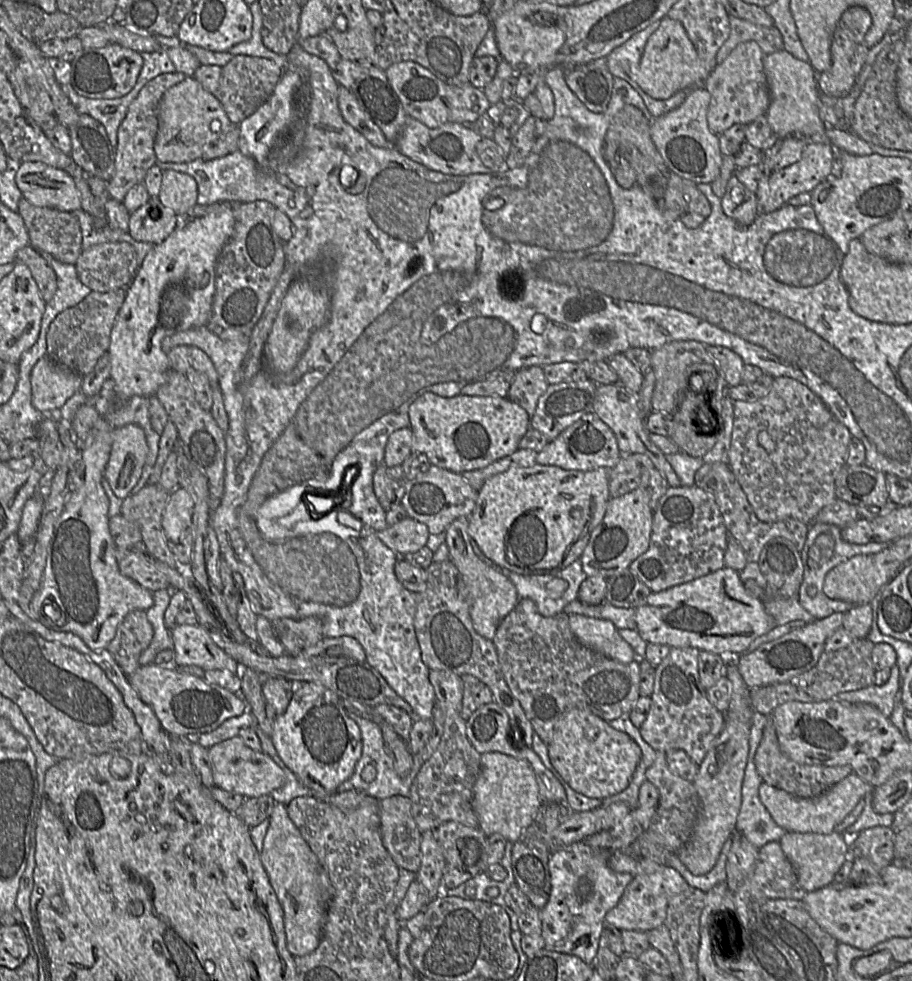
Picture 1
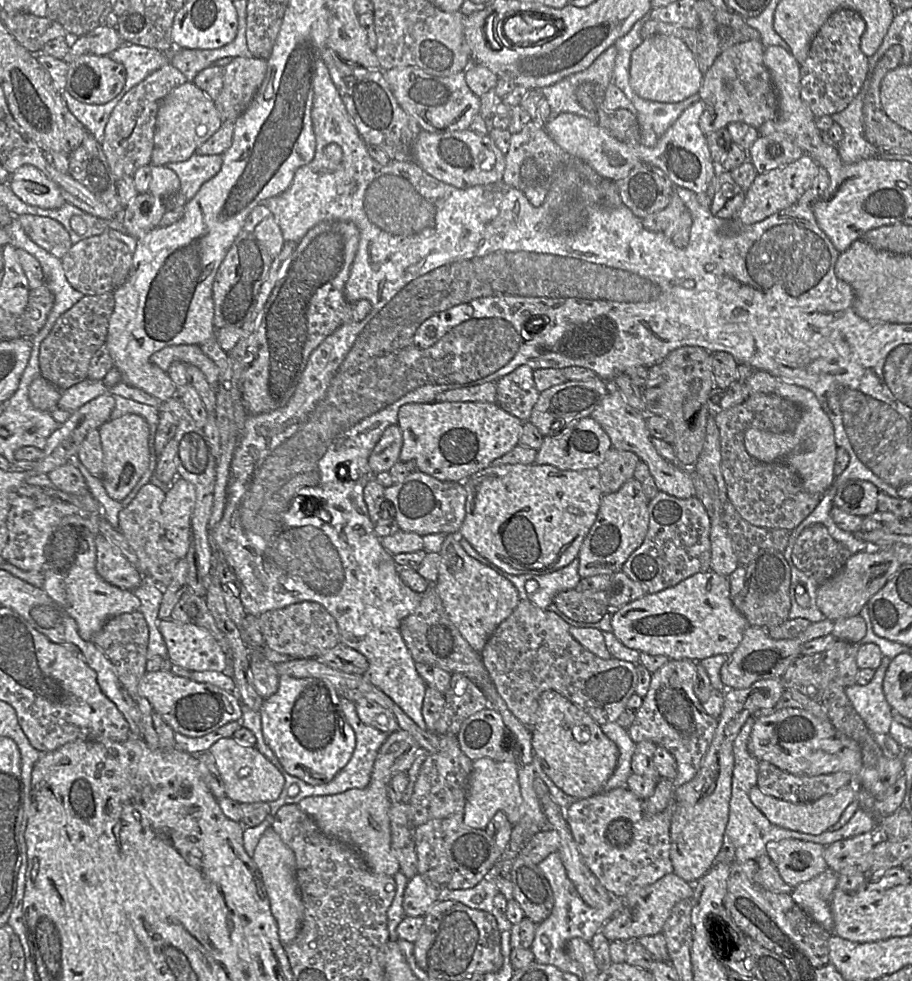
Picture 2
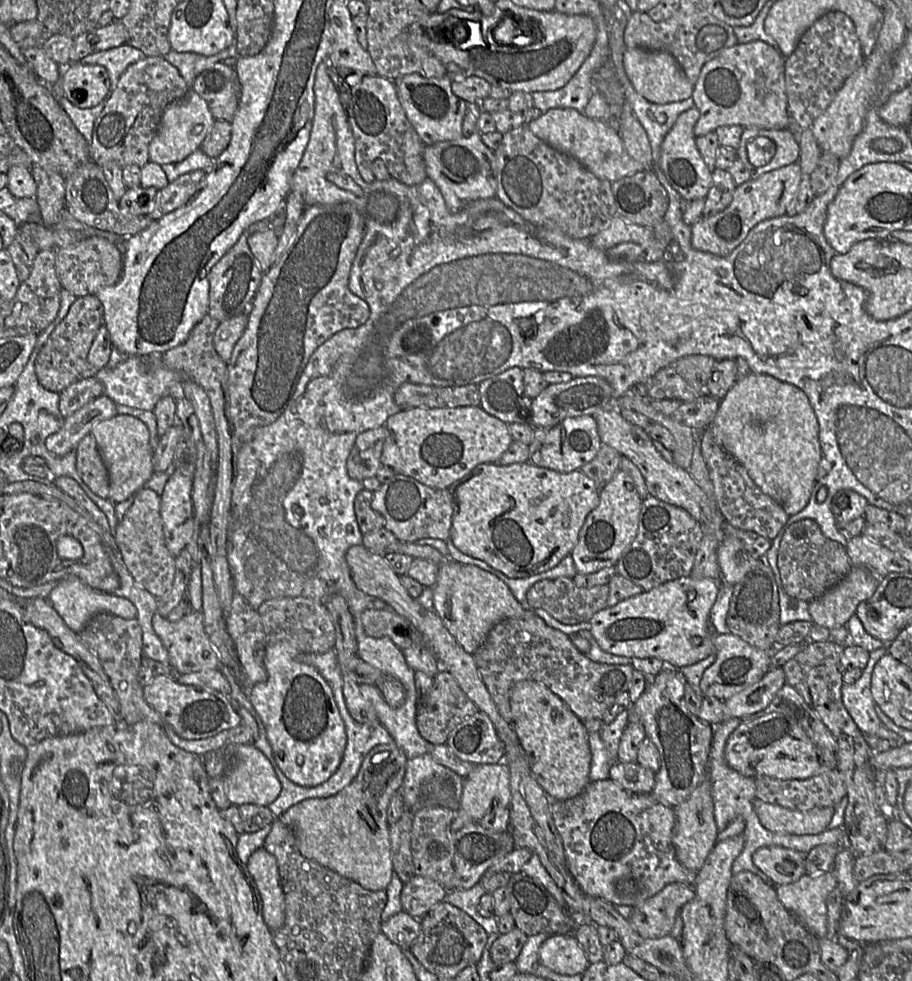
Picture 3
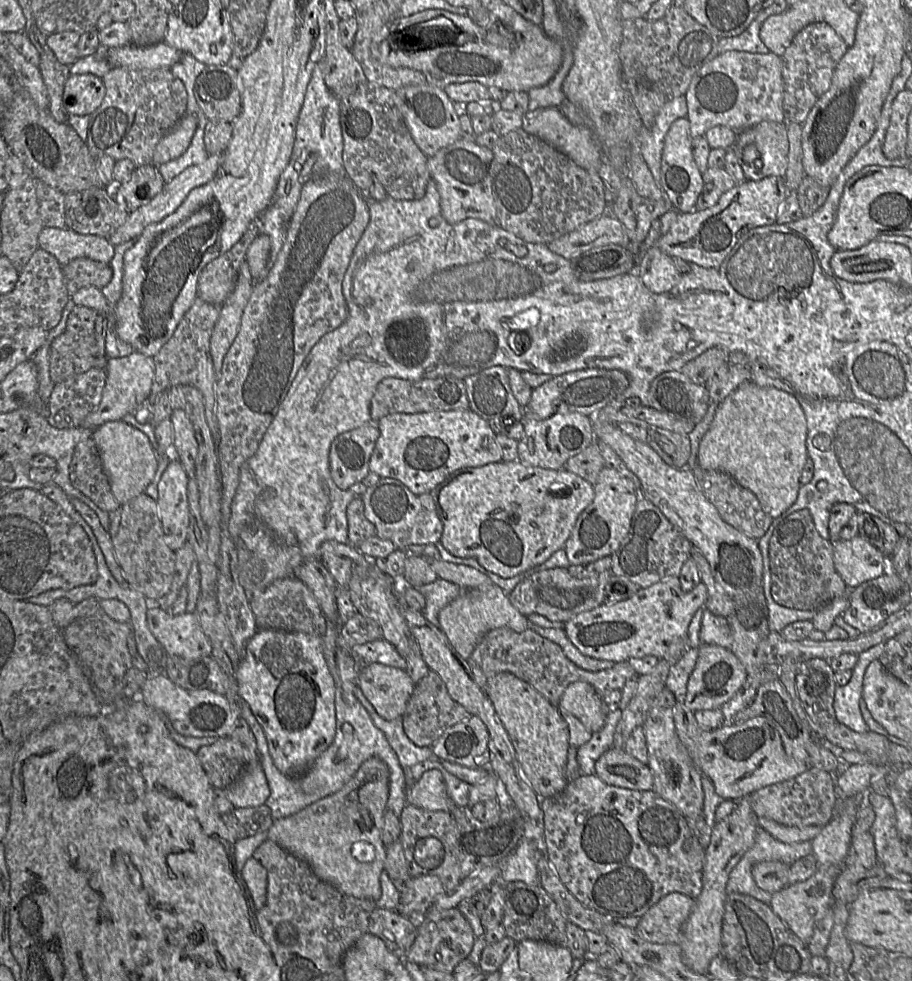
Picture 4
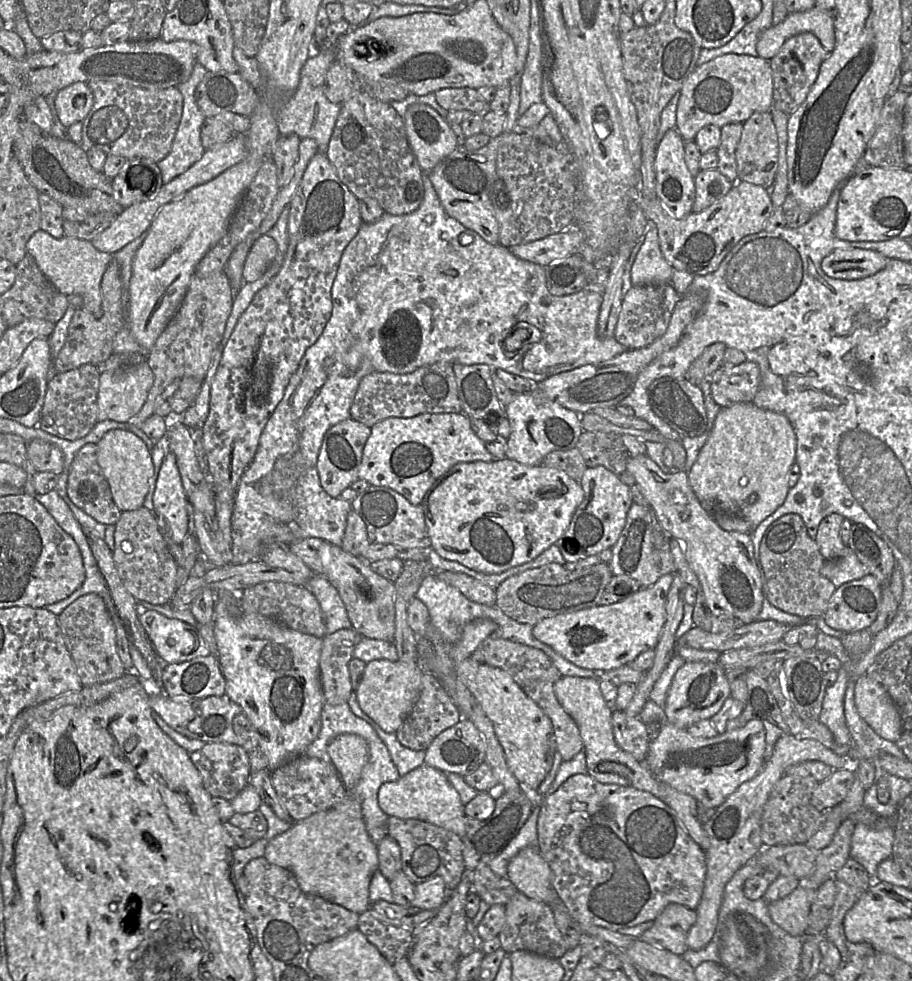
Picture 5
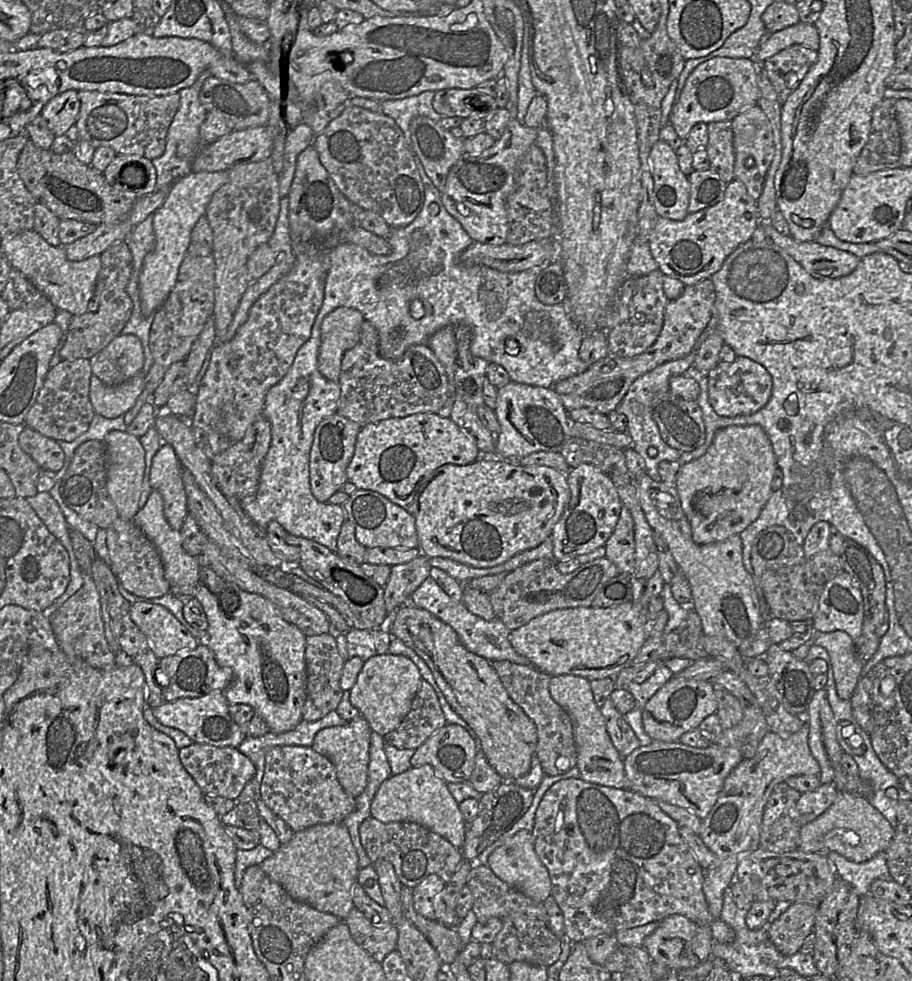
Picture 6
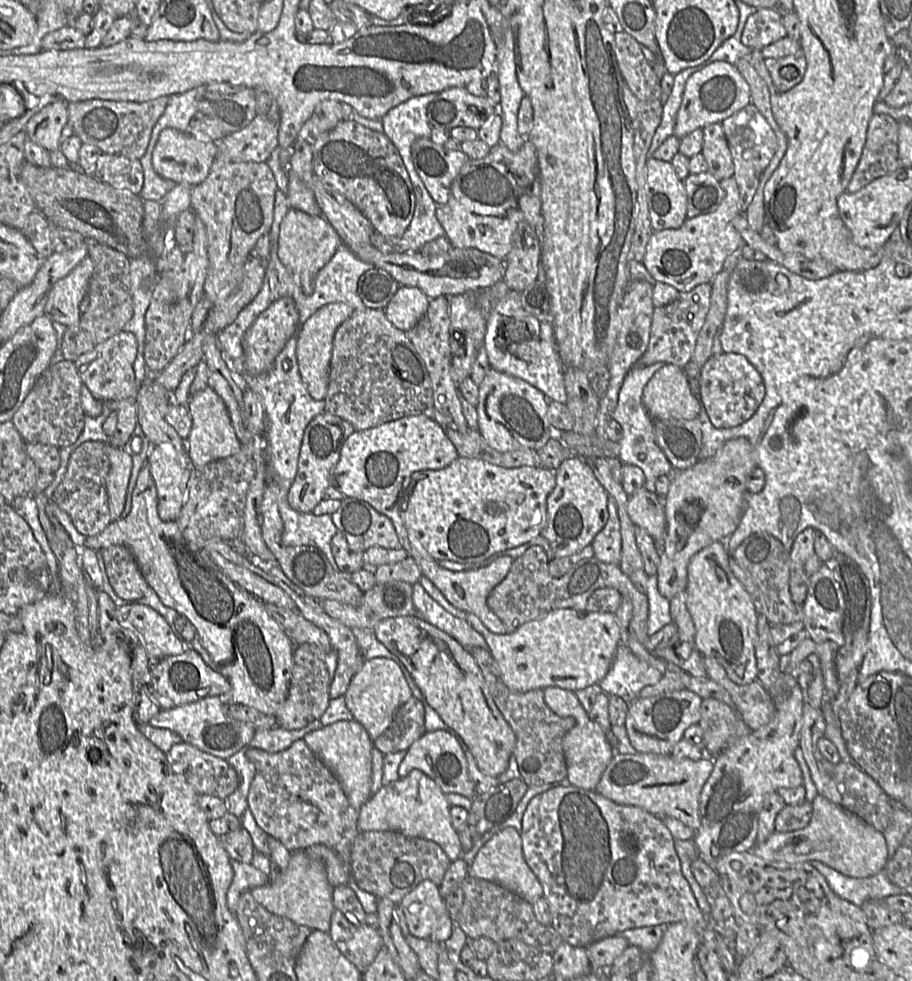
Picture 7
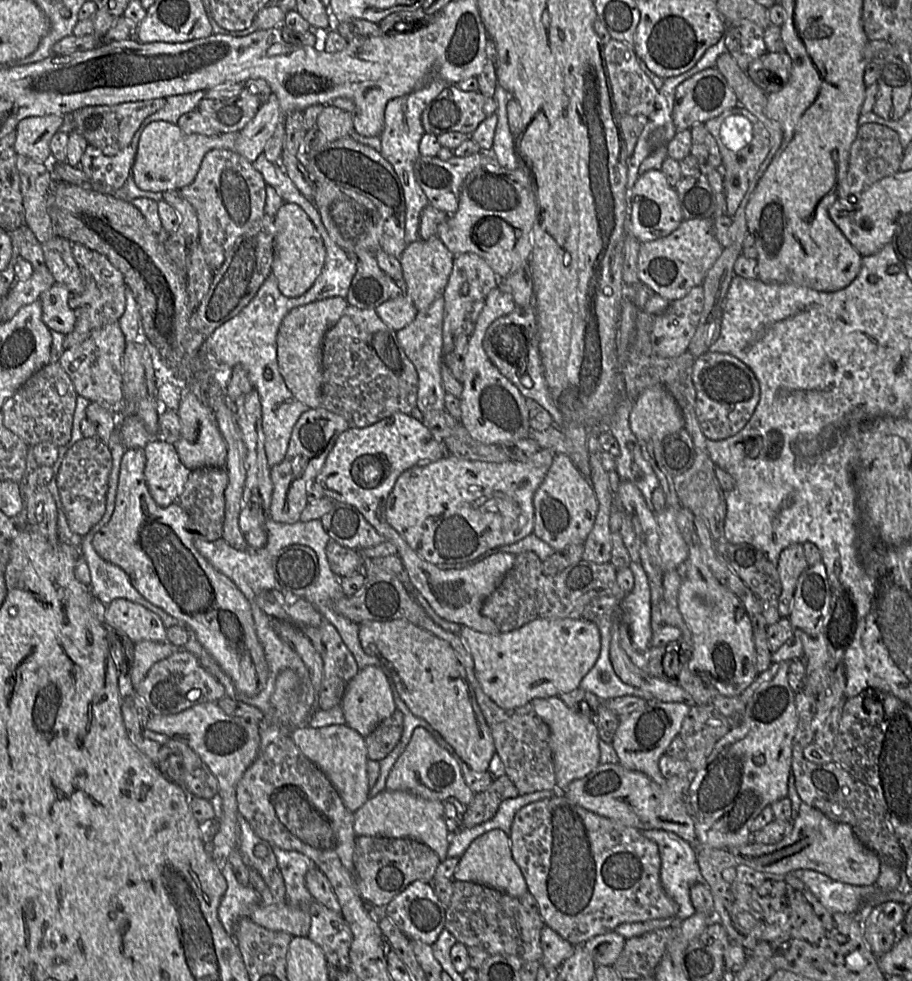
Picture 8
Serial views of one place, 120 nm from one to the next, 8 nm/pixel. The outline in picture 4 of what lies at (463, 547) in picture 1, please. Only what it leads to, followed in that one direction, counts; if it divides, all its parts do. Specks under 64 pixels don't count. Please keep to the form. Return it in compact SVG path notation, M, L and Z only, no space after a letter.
M496 584L464 591L442 608L438 614L439 627L455 651L467 660L482 638L491 630L507 627L517 633L529 629L529 620L510 602L509 596Z

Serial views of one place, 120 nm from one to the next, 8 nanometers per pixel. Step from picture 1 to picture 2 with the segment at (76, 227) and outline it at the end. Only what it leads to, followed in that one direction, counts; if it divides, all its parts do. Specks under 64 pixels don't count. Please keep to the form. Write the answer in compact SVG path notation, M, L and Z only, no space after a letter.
M23 214L17 219L26 235L35 244L60 260L73 245L64 226L52 218Z

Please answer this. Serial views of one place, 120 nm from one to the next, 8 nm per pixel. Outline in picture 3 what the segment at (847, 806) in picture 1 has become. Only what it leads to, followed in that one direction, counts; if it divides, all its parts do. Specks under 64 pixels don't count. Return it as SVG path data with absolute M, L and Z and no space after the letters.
M755 797L754 809L767 830L783 835L816 835L828 830L835 813L833 807L795 811L766 803Z

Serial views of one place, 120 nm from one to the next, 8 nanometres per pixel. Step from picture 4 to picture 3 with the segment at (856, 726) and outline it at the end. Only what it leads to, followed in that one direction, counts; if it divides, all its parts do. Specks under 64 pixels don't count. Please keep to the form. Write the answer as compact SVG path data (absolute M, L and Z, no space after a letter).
M887 647L870 652L867 666L854 684L843 684L843 704L863 734L876 736L882 726L875 712L875 702L871 693L871 677L876 663L888 653Z

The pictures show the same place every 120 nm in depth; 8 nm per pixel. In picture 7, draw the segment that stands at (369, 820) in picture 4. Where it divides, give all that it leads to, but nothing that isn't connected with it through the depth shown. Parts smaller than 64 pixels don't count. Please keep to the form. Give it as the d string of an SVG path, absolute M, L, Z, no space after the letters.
M303 850L292 852L286 870L266 885L251 889L254 899L273 914L286 917L312 930L328 932L336 907L333 903L334 886L330 884L322 863L310 859Z

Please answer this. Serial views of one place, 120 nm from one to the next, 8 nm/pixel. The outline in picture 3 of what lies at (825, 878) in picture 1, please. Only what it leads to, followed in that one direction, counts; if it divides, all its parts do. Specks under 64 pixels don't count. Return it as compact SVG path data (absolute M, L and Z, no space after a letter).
M767 846L754 853L753 863L777 887L794 883L806 875L806 856L807 853L788 848Z

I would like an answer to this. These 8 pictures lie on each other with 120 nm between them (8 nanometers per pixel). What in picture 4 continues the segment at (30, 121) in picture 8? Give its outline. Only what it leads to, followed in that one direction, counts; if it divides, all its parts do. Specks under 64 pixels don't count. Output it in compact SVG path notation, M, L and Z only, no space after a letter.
M71 74L63 91L63 107L68 115L91 115L101 105L106 89L102 78L93 74Z

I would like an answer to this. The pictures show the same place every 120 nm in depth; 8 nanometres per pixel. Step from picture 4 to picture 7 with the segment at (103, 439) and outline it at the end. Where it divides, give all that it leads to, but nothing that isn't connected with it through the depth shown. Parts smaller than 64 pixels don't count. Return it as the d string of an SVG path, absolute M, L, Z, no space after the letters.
M107 446L110 470L106 477L106 490L111 520L122 518L132 473L133 458L123 447Z

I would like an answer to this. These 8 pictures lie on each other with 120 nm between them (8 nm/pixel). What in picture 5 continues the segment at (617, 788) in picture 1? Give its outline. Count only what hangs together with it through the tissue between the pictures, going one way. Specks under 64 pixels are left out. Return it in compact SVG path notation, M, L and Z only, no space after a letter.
M470 657L457 662L455 672L492 722L511 773L521 787L526 790L537 789L549 773L555 753L550 718L506 671L477 662Z

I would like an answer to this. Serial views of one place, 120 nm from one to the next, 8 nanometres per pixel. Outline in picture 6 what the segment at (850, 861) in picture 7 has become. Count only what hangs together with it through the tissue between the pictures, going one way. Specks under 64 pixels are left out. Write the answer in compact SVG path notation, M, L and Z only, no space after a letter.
M840 792L827 810L801 827L797 849L825 855L835 852L850 861L861 863L886 851L894 834L895 828L867 798Z

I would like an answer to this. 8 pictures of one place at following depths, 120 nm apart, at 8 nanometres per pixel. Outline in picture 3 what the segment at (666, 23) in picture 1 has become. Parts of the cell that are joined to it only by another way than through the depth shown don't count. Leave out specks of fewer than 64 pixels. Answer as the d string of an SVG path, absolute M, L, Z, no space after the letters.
M641 48L626 49L623 64L625 74L634 89L650 102L666 104L692 96L694 84L688 79L675 57L668 52Z

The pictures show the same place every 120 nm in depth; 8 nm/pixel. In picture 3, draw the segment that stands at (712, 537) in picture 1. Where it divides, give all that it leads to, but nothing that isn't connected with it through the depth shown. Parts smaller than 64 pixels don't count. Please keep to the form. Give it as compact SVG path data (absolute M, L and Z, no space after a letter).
M649 495L642 502L637 535L615 564L616 574L641 586L644 591L688 577L702 537L702 525L685 509Z

